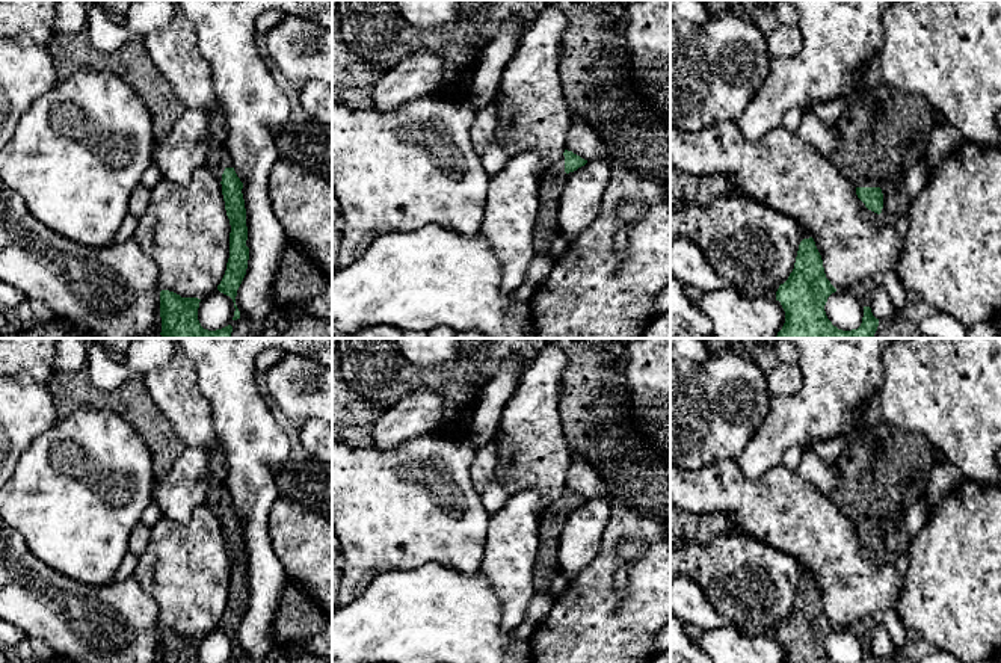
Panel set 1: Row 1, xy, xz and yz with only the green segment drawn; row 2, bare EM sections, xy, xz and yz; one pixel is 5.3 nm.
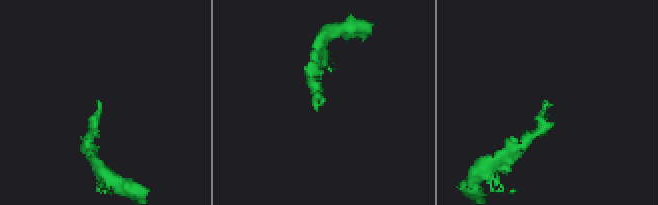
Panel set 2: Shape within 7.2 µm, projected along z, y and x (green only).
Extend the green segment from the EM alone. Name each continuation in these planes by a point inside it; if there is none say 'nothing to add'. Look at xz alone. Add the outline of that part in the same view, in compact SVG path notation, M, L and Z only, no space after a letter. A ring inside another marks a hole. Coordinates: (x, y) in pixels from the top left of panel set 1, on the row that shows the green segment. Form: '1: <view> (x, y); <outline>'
1: xz (545, 230); M562 156L541 178L539 214L533 227L533 245L539 255L548 255L554 239L562 233L557 224L559 199L572 172L565 172L565 156Z

